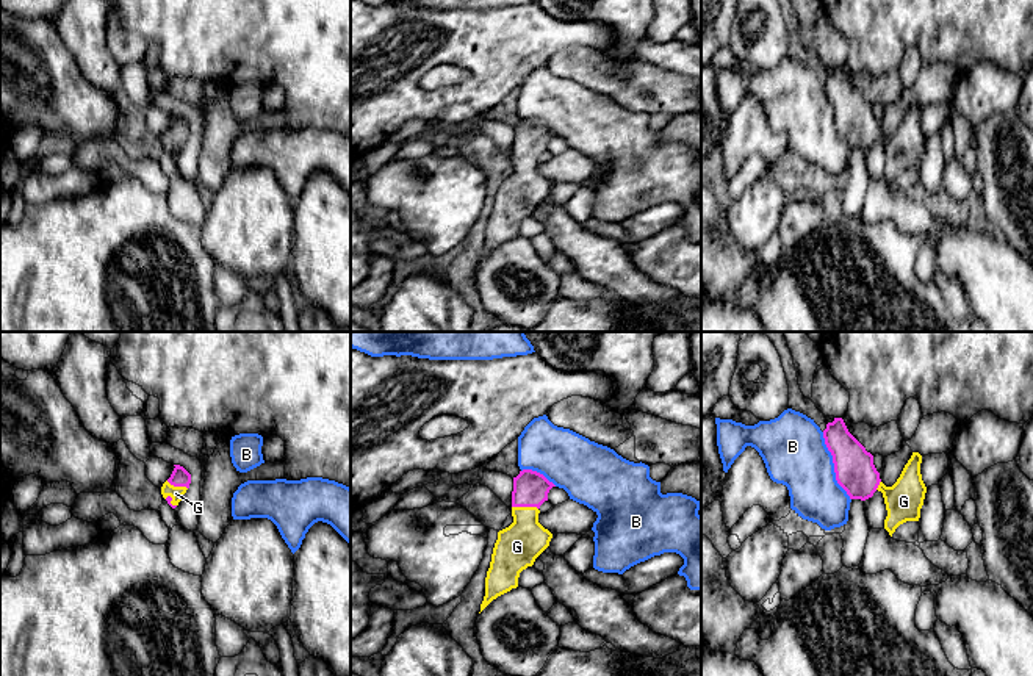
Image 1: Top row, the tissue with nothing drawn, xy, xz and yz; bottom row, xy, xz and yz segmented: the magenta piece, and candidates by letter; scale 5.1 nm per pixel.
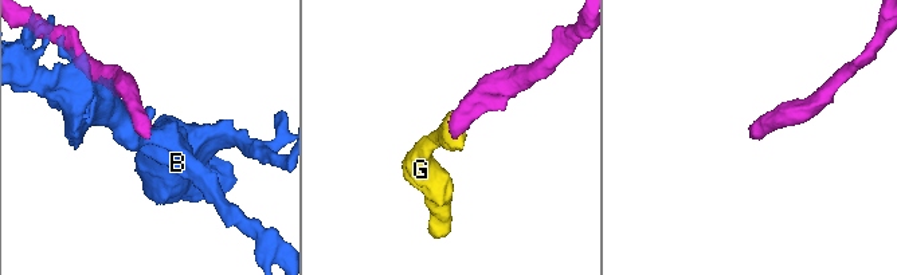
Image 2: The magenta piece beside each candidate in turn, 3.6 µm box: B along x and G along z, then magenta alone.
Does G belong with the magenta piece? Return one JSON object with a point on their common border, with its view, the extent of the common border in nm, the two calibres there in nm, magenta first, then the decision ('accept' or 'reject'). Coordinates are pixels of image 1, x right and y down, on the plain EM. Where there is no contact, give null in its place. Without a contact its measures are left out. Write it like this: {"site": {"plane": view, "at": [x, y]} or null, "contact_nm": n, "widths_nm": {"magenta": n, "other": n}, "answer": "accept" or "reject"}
{"site": {"plane": "xz", "at": [525, 155]}, "contact_nm": 140, "widths_nm": {"magenta": 180, "other": 220}, "answer": "accept"}

